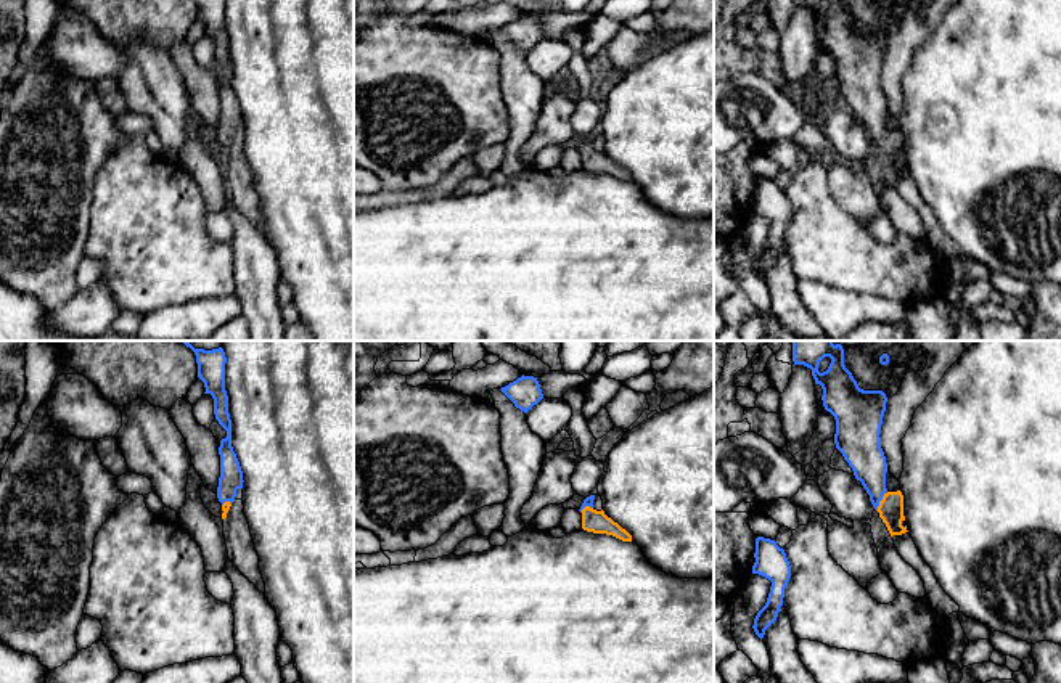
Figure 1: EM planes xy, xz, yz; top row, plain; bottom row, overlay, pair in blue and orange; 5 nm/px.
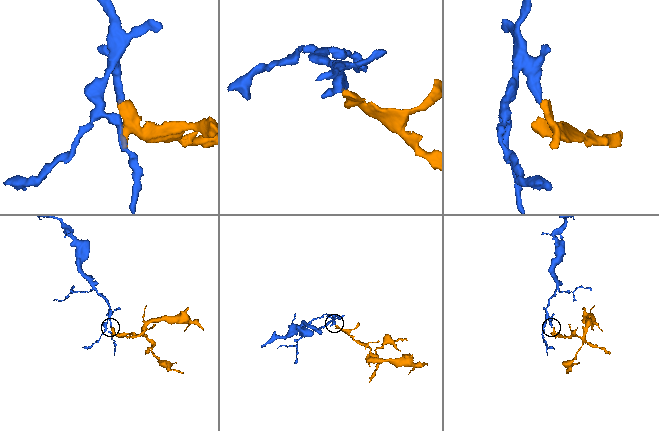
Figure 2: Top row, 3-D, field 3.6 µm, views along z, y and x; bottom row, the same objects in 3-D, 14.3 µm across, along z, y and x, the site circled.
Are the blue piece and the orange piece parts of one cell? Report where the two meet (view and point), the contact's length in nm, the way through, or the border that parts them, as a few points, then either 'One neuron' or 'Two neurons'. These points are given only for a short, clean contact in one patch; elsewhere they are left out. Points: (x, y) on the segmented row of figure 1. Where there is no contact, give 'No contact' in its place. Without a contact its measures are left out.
Touches blue at yz (880, 500). Shared border 110 nm. Path across: yz (864, 453), (880, 500), (891, 508). One neuron

